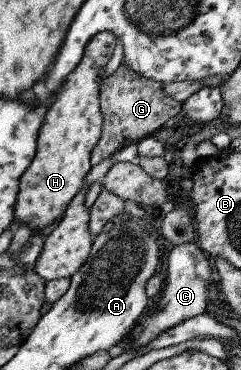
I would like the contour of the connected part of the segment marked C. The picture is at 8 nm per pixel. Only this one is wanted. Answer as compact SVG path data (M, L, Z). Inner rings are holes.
M190 242L187 244L174 246L170 253L168 253L167 277L164 281L163 291L156 302L155 312L148 314L148 311L141 317L138 324L136 324L125 342L131 342L131 348L125 350L138 350L146 345L150 345L160 334L163 334L182 323L183 321L199 316L206 311L208 307L208 287L215 280L215 271L212 265L212 259L200 249L197 242Z

